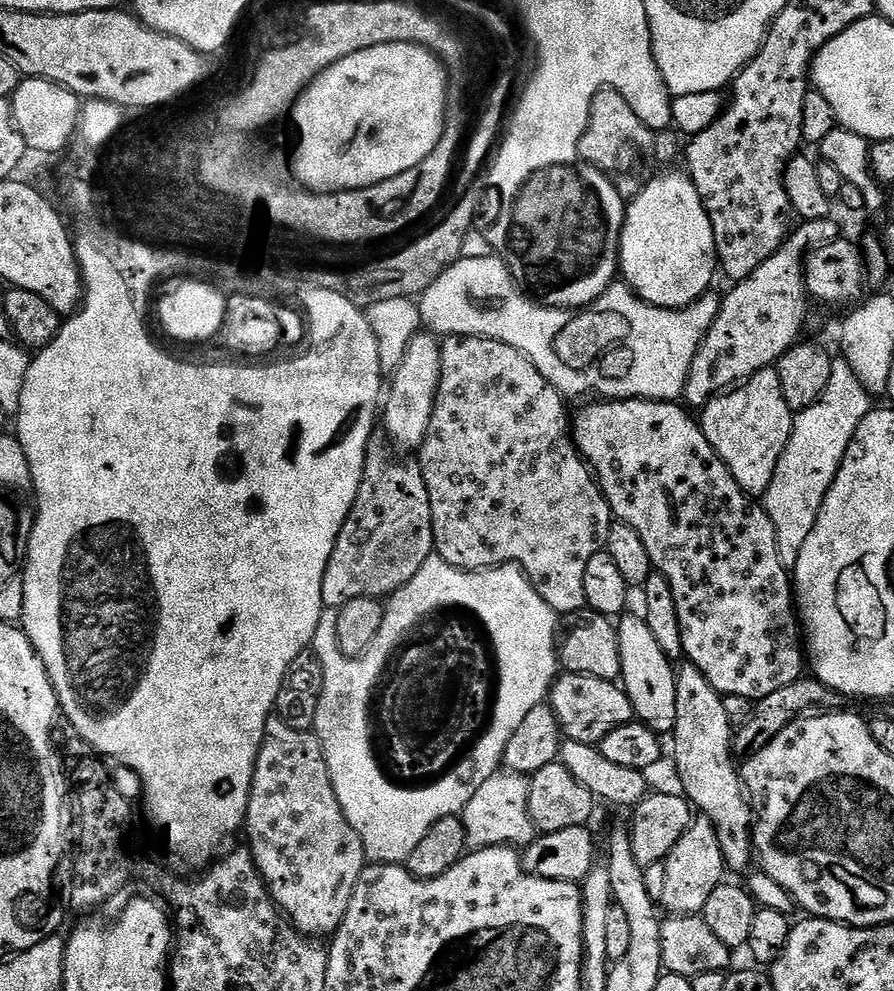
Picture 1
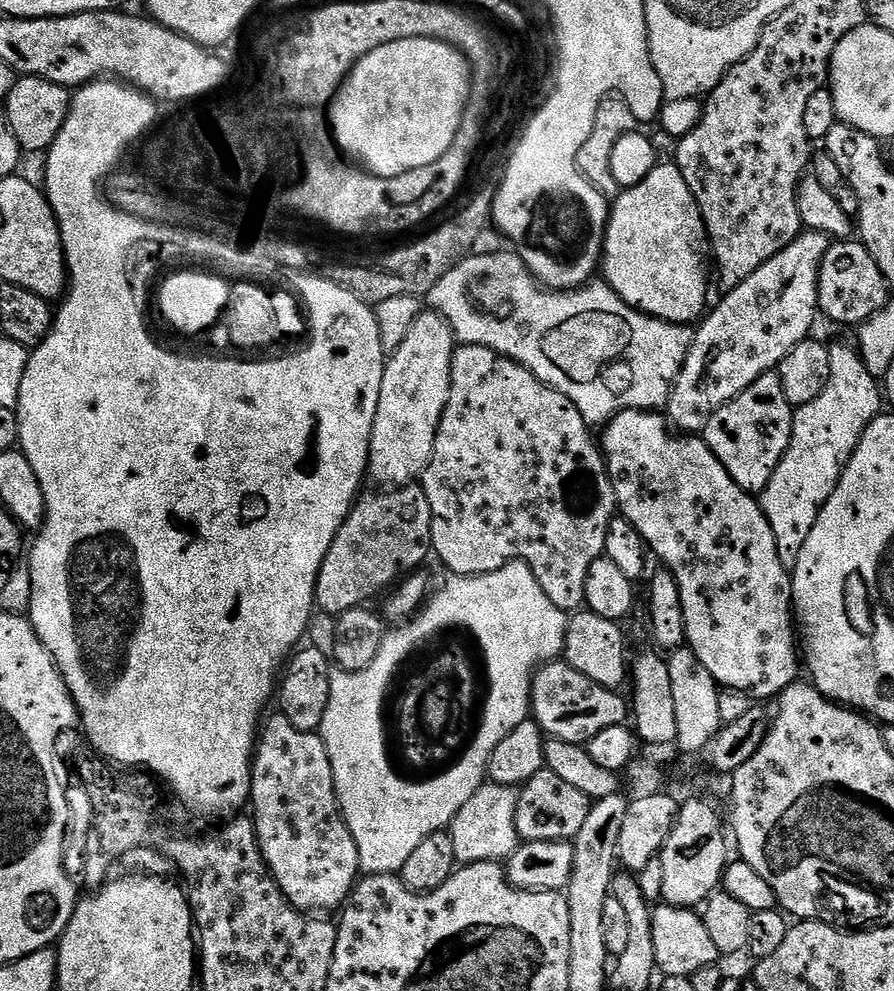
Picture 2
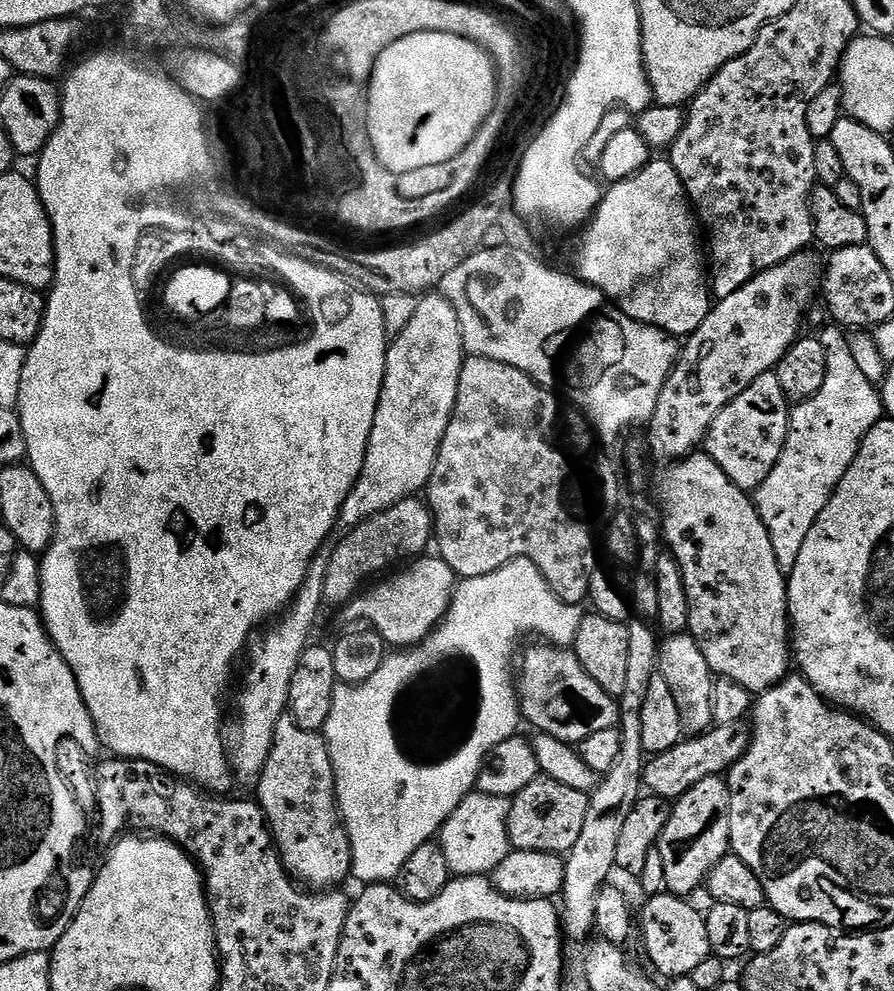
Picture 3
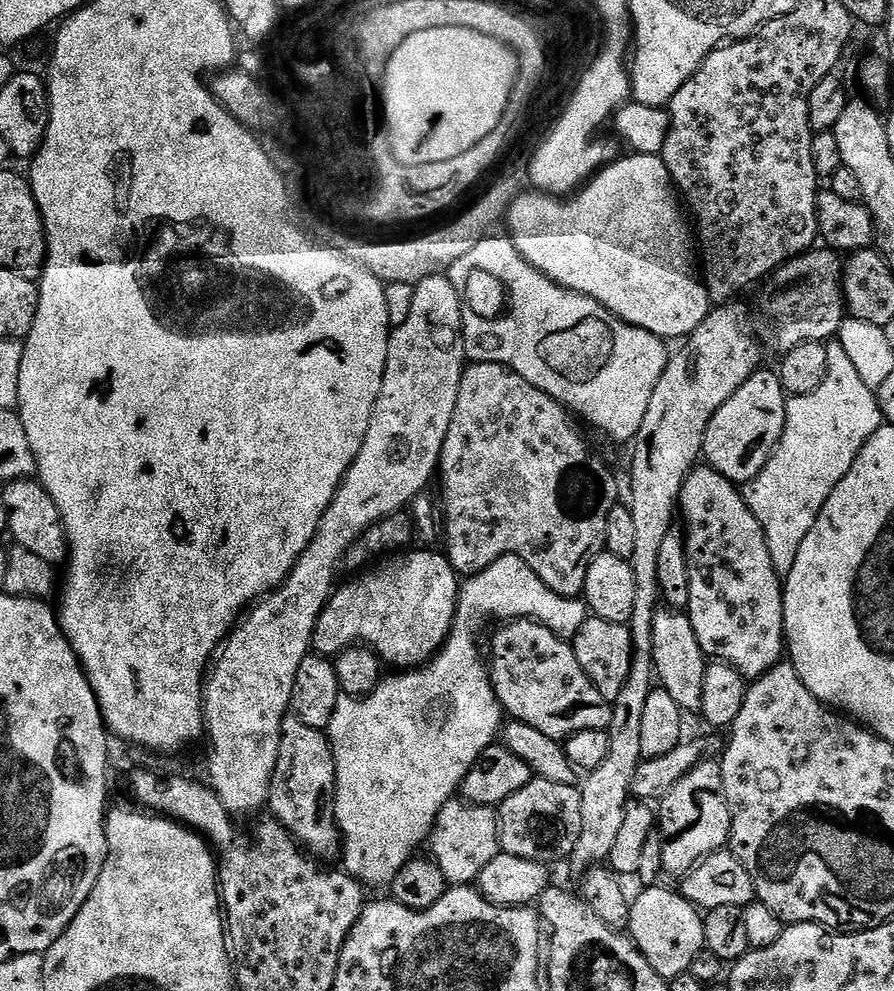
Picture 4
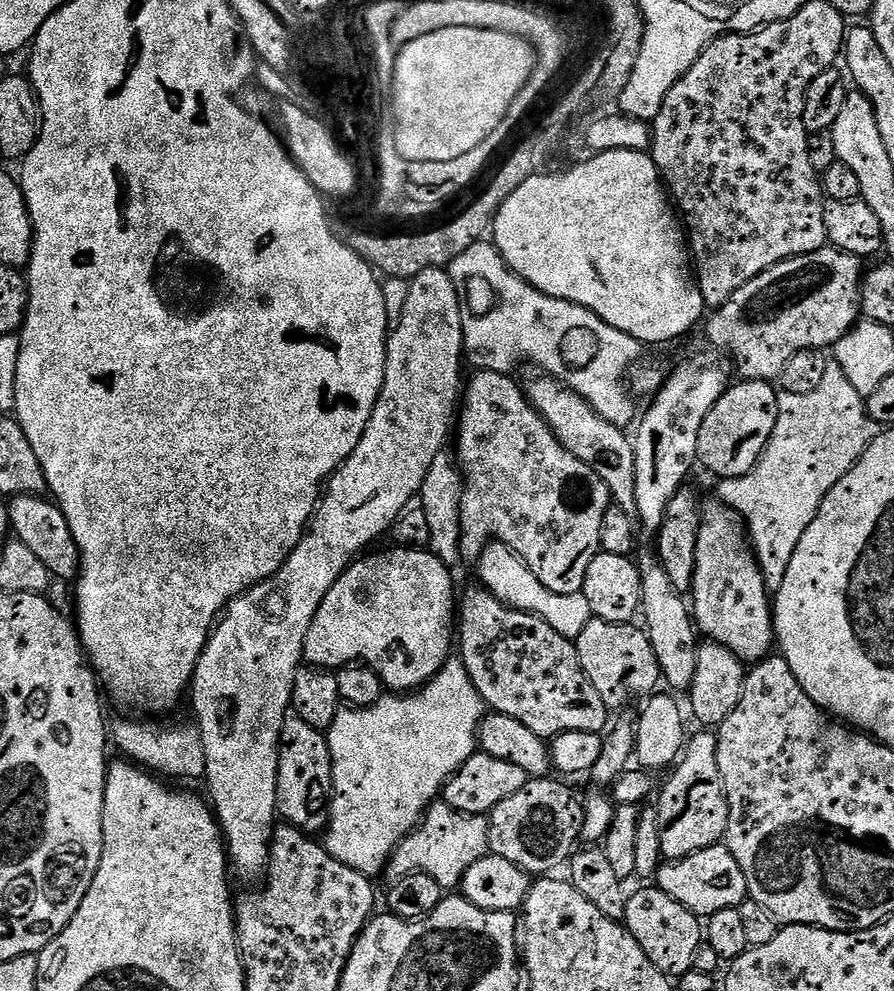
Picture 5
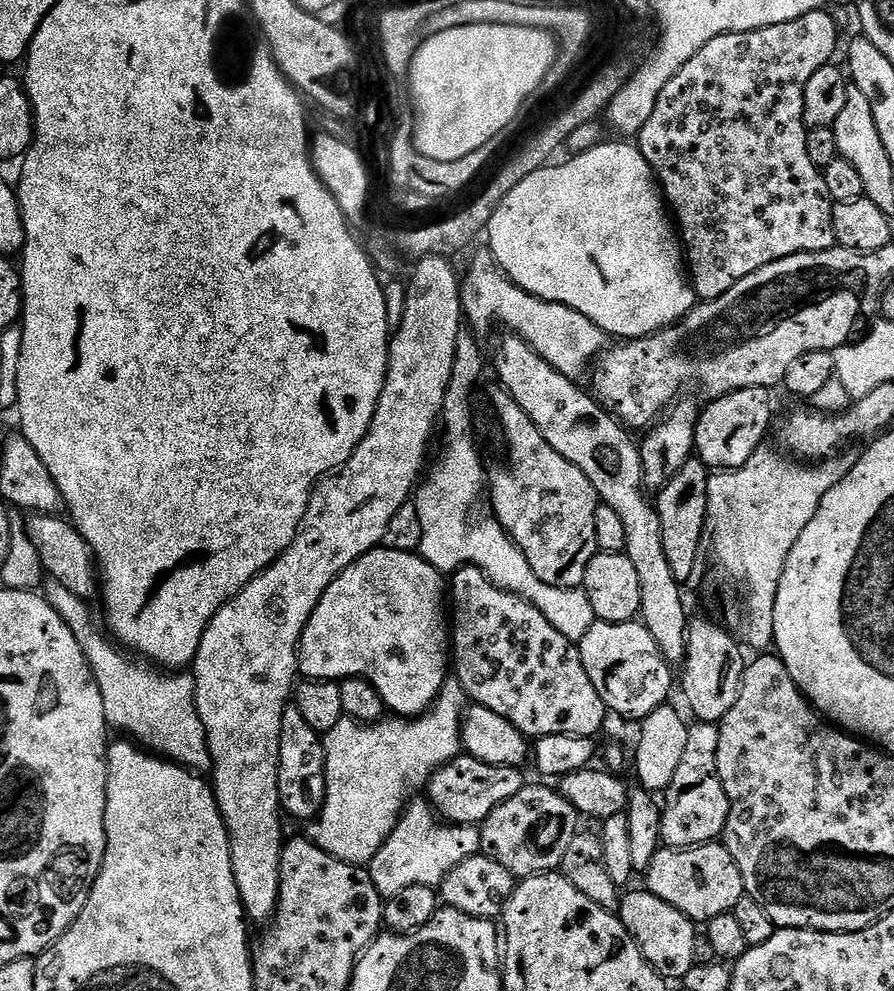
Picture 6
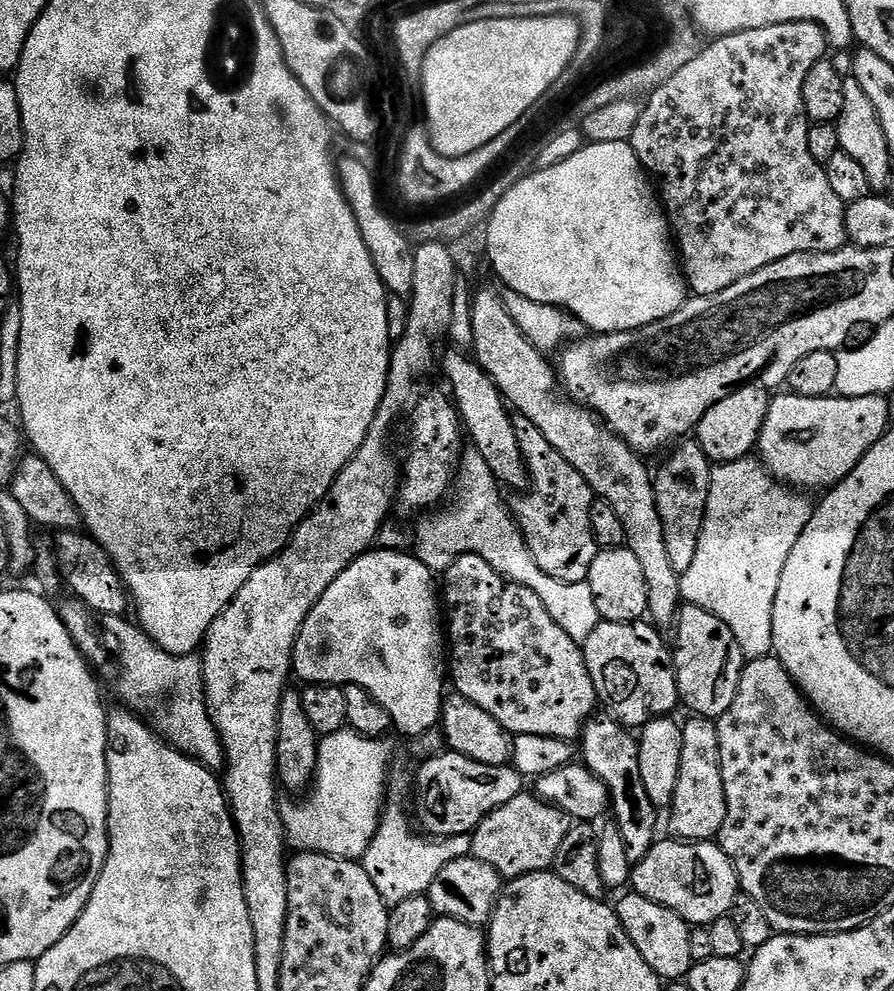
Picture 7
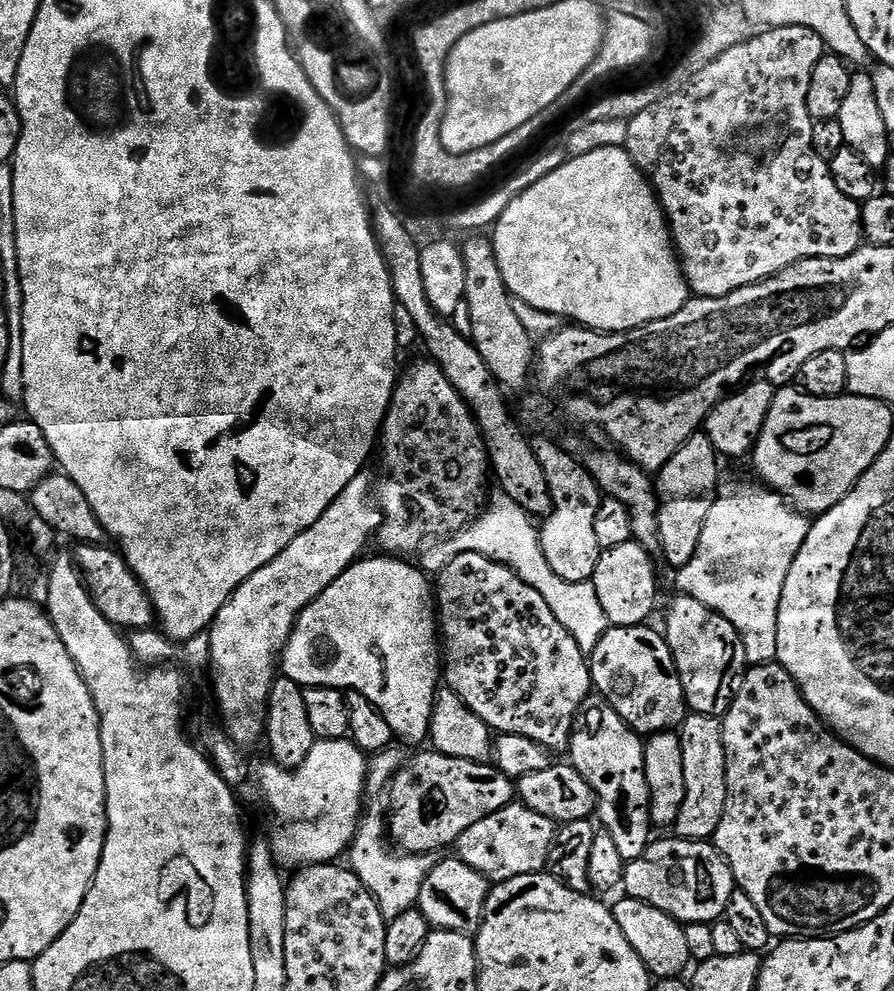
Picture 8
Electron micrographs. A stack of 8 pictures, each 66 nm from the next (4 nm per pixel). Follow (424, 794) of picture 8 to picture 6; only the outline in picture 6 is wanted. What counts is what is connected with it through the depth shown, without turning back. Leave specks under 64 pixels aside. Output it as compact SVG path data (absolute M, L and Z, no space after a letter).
M461 754L435 772L426 785L426 796L447 823L479 825L495 808L502 806L502 802L514 798L514 794L524 788L524 774L518 768L490 766L486 762L478 762L473 756Z

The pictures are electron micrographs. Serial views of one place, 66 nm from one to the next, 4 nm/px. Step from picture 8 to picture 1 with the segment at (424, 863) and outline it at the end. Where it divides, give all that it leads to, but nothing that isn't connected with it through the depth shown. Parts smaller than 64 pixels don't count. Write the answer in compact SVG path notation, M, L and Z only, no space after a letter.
M497 770L493 772L486 782L482 782L481 788L476 791L474 798L464 807L462 819L466 832L465 845L469 849L493 848L499 844L505 846L527 846L536 839L538 833L536 827L532 825L532 819L528 813L528 781L529 777L522 772L509 772L507 770Z

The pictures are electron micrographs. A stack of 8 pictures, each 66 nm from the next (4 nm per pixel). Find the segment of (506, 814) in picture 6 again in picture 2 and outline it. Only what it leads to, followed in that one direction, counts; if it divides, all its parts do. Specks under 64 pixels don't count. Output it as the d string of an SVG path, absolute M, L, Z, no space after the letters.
M550 771L539 772L530 778L518 792L516 829L524 842L554 842L555 840L575 841L578 830L586 826L593 801L582 790L570 786L558 774Z

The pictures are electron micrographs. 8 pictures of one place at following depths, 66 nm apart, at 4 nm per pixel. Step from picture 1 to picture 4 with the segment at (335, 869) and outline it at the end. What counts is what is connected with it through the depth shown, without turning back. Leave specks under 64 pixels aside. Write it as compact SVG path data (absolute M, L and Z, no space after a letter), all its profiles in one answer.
M294 714L285 716L278 762L270 782L267 807L276 821L296 839L309 856L332 862L341 855L342 837L336 821L336 763L332 744L321 729L306 726Z

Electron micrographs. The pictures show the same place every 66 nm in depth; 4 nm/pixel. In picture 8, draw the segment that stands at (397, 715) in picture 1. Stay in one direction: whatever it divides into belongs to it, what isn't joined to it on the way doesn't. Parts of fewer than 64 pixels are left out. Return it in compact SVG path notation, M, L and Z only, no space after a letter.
M351 739L343 740L317 740L314 750L310 750L310 754L306 758L306 762L302 762L302 766L291 770L280 768L271 762L265 762L260 768L260 792L264 795L264 800L268 803L268 808L272 811L272 836L270 835L270 843L272 853L276 859L276 865L282 870L299 870L308 867L309 864L327 864L329 862L339 861L340 855L347 853L352 846L352 840L356 836L356 829L362 819L362 807L360 808L360 799L366 796L365 776L368 772L368 763L365 753L361 752L358 745L353 744Z

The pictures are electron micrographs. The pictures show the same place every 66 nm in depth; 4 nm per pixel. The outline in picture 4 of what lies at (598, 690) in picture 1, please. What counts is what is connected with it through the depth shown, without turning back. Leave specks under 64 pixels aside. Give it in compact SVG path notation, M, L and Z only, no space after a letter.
M527 618L499 627L492 636L492 657L487 657L486 667L496 701L511 719L526 722L526 726L534 726L534 730L542 730L542 734L561 742L582 730L608 729L612 701L598 694L598 686L590 682L565 637Z

